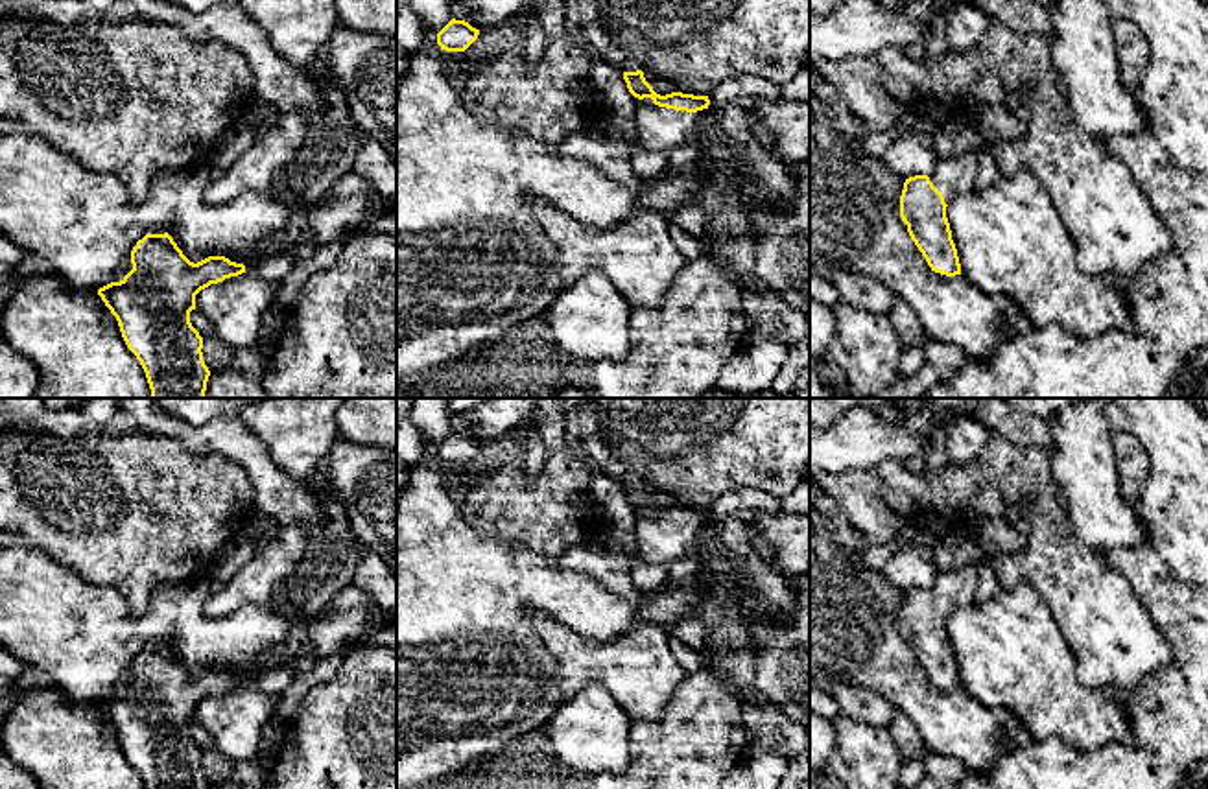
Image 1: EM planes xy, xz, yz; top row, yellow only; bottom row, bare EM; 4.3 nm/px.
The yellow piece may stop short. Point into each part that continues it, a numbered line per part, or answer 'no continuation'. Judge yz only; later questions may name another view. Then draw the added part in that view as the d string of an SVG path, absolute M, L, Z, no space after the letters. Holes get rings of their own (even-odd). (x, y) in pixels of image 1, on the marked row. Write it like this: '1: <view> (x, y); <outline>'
1: yz (954, 176); M966 153L953 159L939 159L930 171L930 181L942 194L948 205L957 194L965 194L974 188L977 171L977 155Z

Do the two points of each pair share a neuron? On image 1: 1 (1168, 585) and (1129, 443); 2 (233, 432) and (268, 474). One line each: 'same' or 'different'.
1: different
2: same

